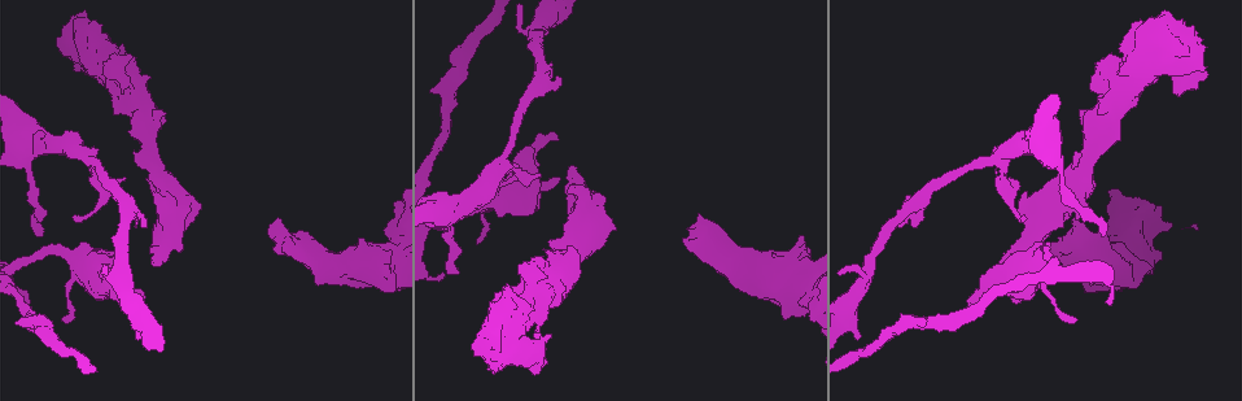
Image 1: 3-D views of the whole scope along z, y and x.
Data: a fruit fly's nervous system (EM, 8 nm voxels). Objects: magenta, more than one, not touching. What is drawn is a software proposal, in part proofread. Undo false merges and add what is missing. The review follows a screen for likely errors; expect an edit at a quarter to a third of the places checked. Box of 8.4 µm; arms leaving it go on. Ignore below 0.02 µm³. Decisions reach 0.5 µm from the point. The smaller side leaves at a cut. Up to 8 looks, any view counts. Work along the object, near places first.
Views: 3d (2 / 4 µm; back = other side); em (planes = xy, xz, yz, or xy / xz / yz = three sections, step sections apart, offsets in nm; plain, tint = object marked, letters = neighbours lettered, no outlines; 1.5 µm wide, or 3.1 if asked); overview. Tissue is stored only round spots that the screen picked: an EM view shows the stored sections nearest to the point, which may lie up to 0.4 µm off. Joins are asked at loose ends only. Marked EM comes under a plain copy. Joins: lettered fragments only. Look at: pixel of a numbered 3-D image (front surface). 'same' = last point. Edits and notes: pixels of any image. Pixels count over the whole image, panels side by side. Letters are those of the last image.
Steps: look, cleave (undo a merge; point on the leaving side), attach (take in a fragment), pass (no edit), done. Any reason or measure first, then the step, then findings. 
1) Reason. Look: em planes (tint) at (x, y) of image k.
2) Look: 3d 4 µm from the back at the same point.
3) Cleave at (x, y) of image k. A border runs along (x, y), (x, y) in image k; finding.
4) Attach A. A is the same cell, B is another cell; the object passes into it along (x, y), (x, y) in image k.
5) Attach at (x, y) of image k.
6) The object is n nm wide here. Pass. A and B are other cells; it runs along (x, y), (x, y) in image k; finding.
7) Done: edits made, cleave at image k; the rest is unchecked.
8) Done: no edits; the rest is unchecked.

Branch stops here. Look: em yz step 4 (letters) at (42, 233) of image 1.

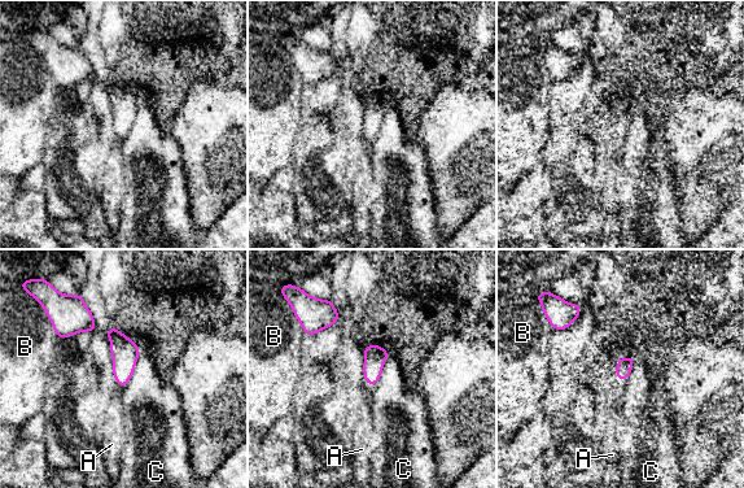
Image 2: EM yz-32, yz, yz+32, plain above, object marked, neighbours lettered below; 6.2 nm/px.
Pass. A, B and C are other cells; a border runs along (140, 353), (134, 373), (125, 387) in image 2; none of them fits.

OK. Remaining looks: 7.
A narrow waist. Look: 3d 2 µm at (1002, 158) of image 1.

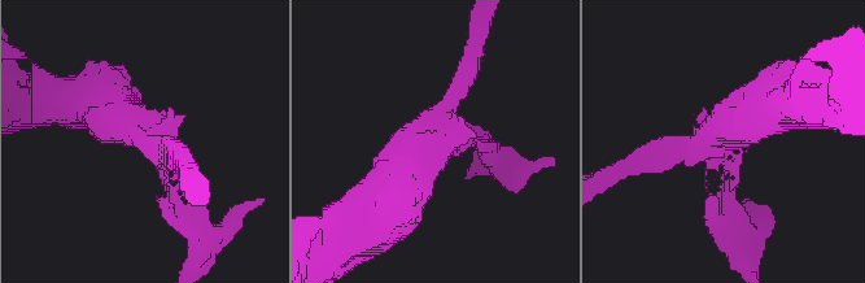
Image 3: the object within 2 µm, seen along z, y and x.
Now the EM. Look: em planes (letters) at (717, 139) of image 3.

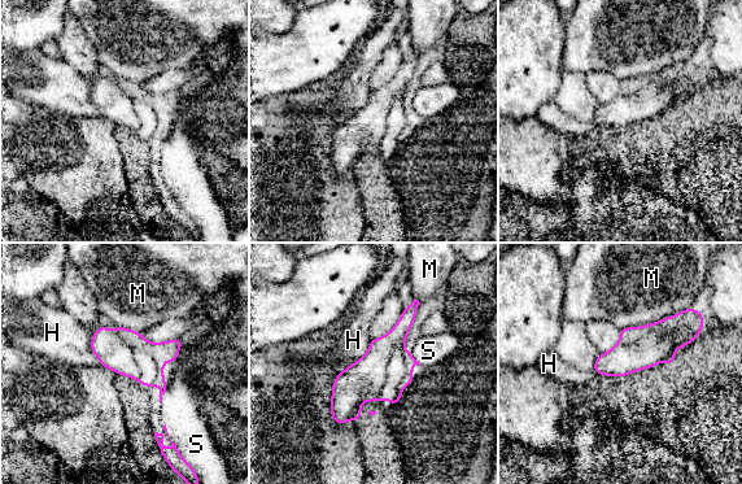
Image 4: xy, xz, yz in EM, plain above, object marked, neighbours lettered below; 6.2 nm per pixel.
The object is 260 nm wide here. Pass. H, M and S are other cells; a border runs along (372, 339), (358, 360), (336, 374) in image 4; continuous, no second neuron.

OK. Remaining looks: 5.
Thick end. Look: 3d 4 µm at (155, 263) of image 1.

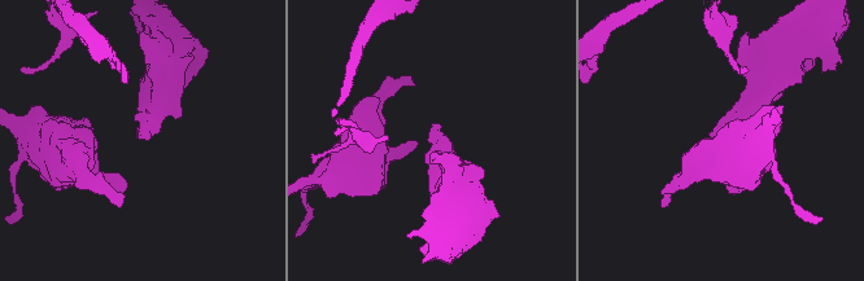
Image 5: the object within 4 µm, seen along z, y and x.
Now the EM. Look: em yz step 4 (letters) at (709, 132) of image 5.

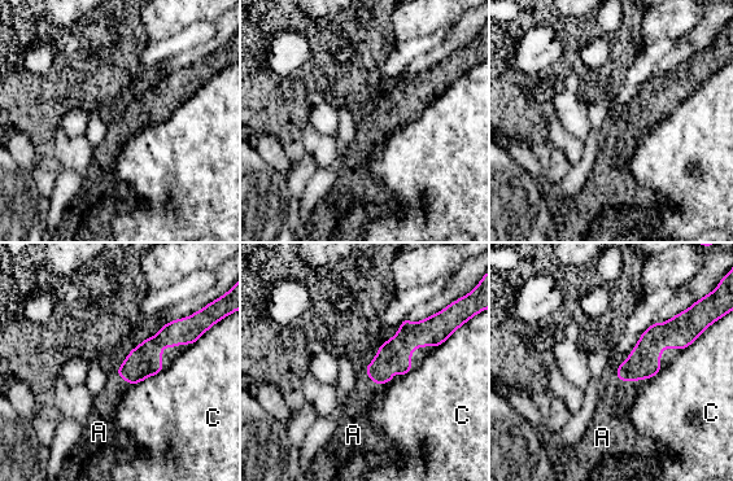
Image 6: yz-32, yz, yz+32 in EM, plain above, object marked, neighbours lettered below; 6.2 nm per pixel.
Attach A. A is the same cell, C is another cell; the object passes into it along (144, 361), (125, 380), (105, 403) in image 6; the neuron continues.

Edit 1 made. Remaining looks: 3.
Done: edits made, attach at image 6; the rest is unchecked.

